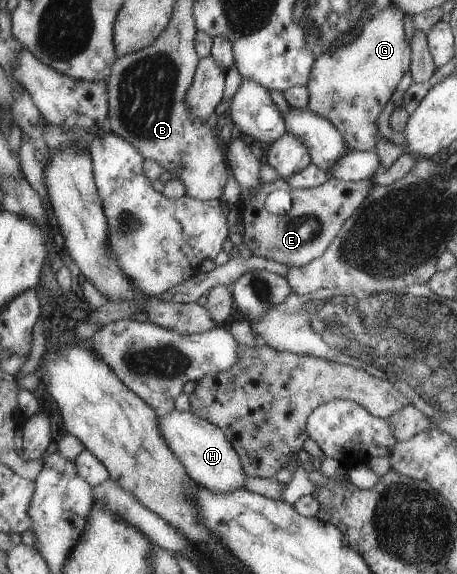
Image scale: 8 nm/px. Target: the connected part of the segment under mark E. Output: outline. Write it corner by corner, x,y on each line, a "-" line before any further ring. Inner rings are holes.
330,177
322,186
309,189
294,188
287,180
280,178
264,183
251,198
242,195
243,242
256,256
289,267
309,265
330,248
334,238
341,233
345,222
362,206
362,202
365,202
374,186
372,180
346,182
336,177
-
278,188
288,190
294,196
294,208
290,210
290,214
272,214
266,208
268,194

